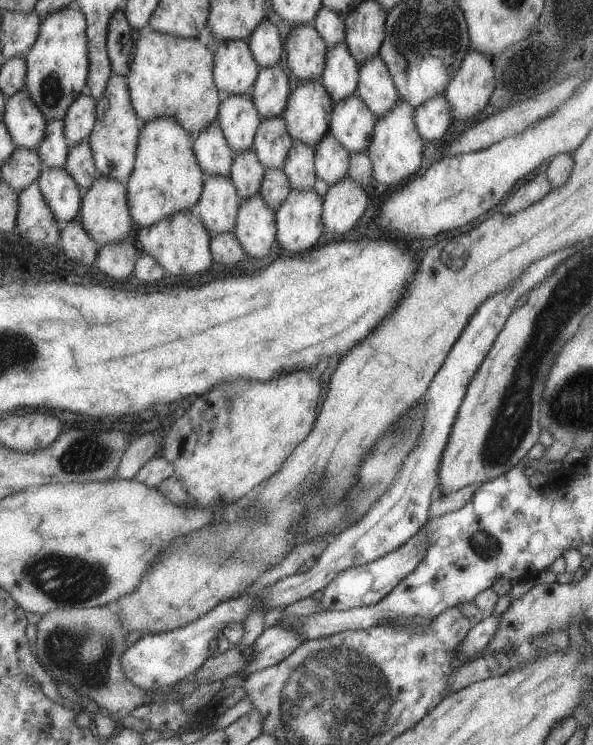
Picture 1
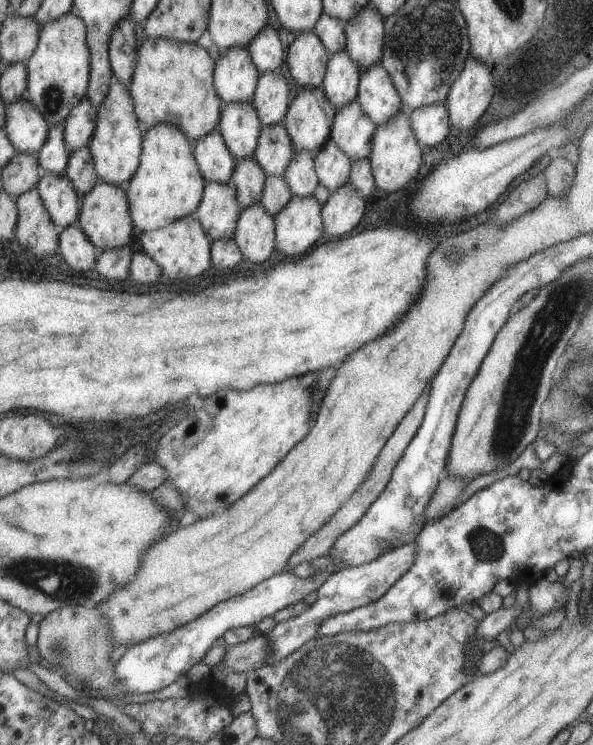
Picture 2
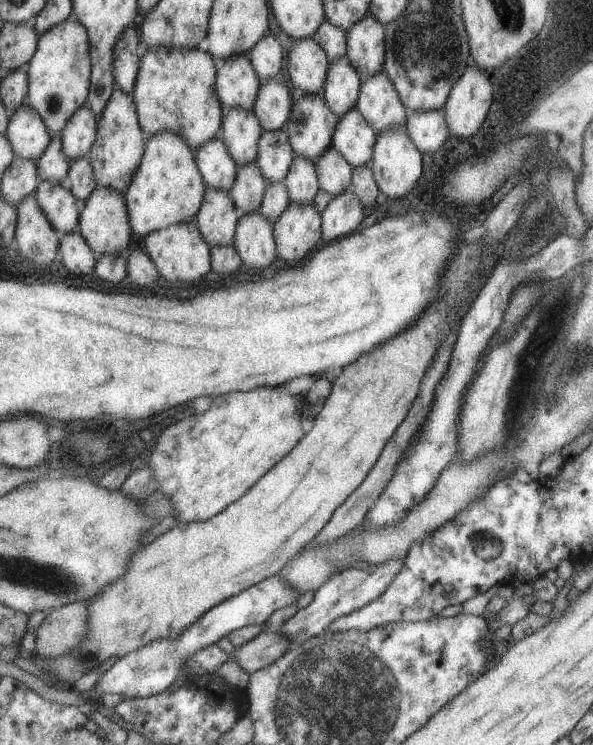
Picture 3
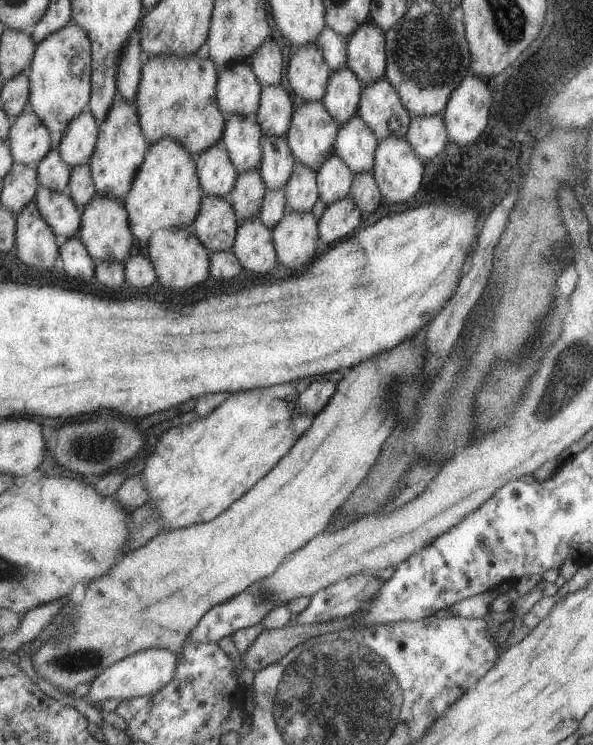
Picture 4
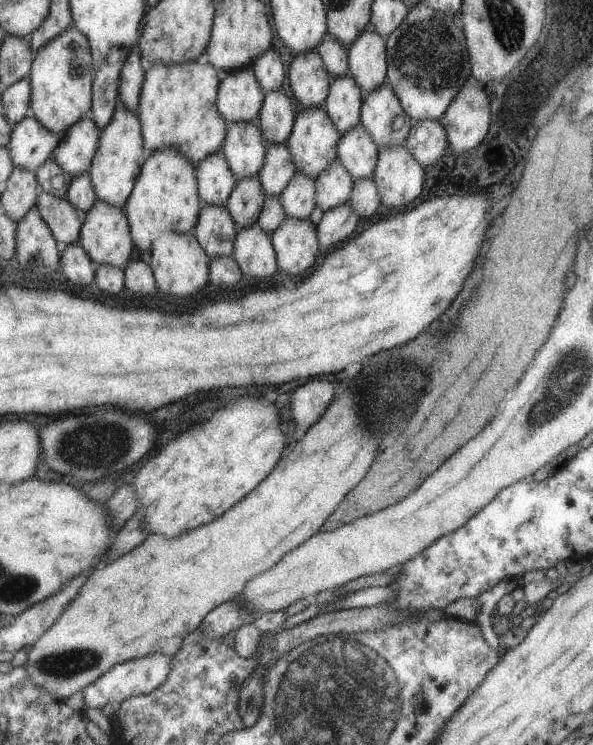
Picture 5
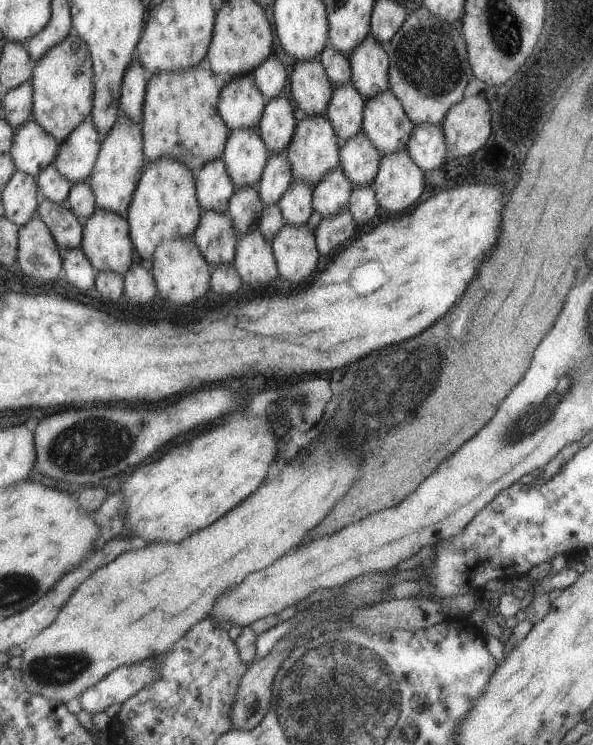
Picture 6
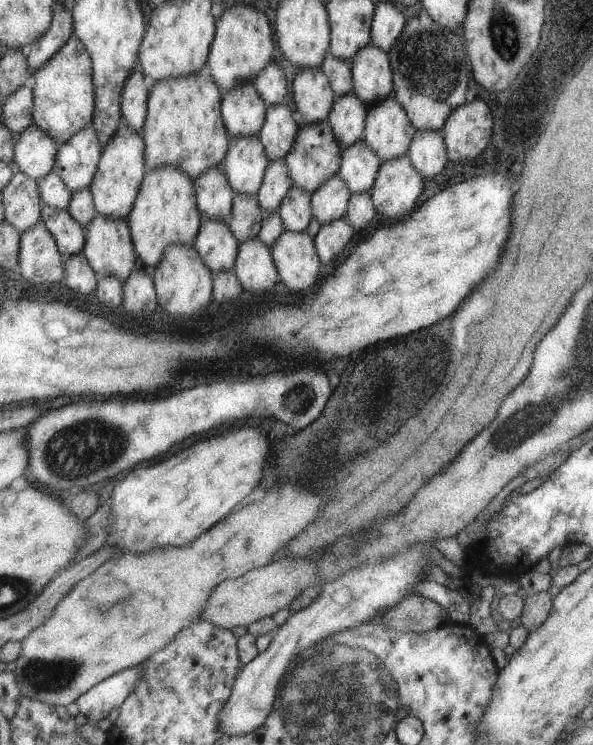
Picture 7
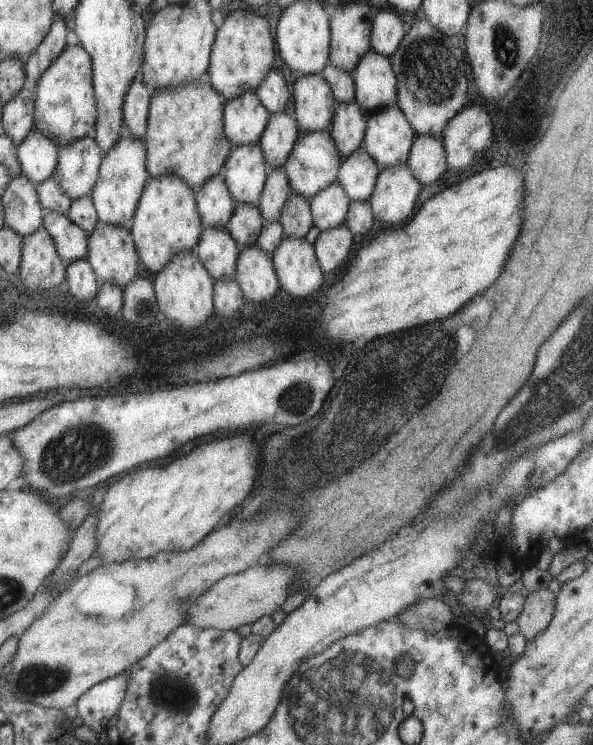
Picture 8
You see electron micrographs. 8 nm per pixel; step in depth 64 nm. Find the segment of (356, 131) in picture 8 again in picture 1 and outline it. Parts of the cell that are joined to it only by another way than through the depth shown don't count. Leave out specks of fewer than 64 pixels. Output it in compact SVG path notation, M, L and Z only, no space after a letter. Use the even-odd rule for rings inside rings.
M343 40L327 47L320 83L333 102L355 93L359 63L350 55Z

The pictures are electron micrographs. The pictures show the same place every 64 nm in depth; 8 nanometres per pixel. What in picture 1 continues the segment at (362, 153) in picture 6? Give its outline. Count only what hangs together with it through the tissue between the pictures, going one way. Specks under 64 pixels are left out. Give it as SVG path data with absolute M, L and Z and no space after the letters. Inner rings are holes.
M351 93L334 103L328 132L349 154L358 153L369 146L375 121L374 114L363 101Z

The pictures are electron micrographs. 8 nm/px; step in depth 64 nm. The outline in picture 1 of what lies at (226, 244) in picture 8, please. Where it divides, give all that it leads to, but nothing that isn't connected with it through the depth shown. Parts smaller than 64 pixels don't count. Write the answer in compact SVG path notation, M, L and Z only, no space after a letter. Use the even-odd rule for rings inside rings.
M205 174L201 194L193 210L212 237L213 235L233 230L236 223L237 209L241 201L242 199L237 194L236 188L229 177Z

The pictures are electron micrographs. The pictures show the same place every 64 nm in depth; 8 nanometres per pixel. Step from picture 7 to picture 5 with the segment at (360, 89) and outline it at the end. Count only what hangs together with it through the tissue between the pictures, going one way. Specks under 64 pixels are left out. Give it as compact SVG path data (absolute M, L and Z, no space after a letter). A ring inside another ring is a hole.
M368 27L346 48L348 72L363 94L378 89L386 80L384 39Z

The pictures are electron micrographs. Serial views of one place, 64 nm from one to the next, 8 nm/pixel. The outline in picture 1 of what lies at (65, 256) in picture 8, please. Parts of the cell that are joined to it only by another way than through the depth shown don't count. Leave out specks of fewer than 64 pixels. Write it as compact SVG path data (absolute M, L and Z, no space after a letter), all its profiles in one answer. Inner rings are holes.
M42 164L35 181L59 224L77 218L82 190L79 190L64 167L48 167Z

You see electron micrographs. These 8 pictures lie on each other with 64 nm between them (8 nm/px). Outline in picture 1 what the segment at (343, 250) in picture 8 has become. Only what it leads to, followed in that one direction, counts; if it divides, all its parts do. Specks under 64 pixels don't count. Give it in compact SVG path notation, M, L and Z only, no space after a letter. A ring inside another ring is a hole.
M343 177L328 186L322 196L322 221L326 238L347 232L367 208L367 194L351 177Z

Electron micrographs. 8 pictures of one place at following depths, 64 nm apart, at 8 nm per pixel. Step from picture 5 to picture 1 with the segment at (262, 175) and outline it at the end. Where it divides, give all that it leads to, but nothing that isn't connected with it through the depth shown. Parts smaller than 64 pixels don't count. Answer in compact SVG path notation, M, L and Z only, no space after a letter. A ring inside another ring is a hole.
M282 116L266 118L260 121L252 142L252 151L265 169L281 169L285 162L287 151L294 140L287 132Z

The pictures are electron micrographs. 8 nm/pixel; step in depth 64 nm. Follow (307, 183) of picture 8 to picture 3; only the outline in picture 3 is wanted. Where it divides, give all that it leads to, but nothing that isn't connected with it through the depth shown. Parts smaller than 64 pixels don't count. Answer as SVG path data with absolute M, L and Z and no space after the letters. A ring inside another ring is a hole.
M298 94L287 118L285 132L291 150L309 162L331 147L331 138L337 126L335 116L319 94Z

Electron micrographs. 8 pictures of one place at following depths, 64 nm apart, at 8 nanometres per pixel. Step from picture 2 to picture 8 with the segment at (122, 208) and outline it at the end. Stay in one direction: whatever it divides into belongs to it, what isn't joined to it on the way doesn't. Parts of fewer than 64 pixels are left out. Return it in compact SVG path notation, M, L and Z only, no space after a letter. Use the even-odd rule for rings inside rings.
M97 221L87 234L84 256L99 280L123 288L137 275L136 253L131 233L122 226Z

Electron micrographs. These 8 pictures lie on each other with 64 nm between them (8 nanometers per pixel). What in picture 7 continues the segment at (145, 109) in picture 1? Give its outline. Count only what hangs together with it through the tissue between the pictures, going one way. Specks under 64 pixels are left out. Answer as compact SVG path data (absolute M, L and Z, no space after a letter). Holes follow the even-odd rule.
M198 70L182 77L155 81L148 89L146 115L141 130L146 167L175 165L192 180L213 165L221 164L228 147L220 102L222 92L209 71Z

